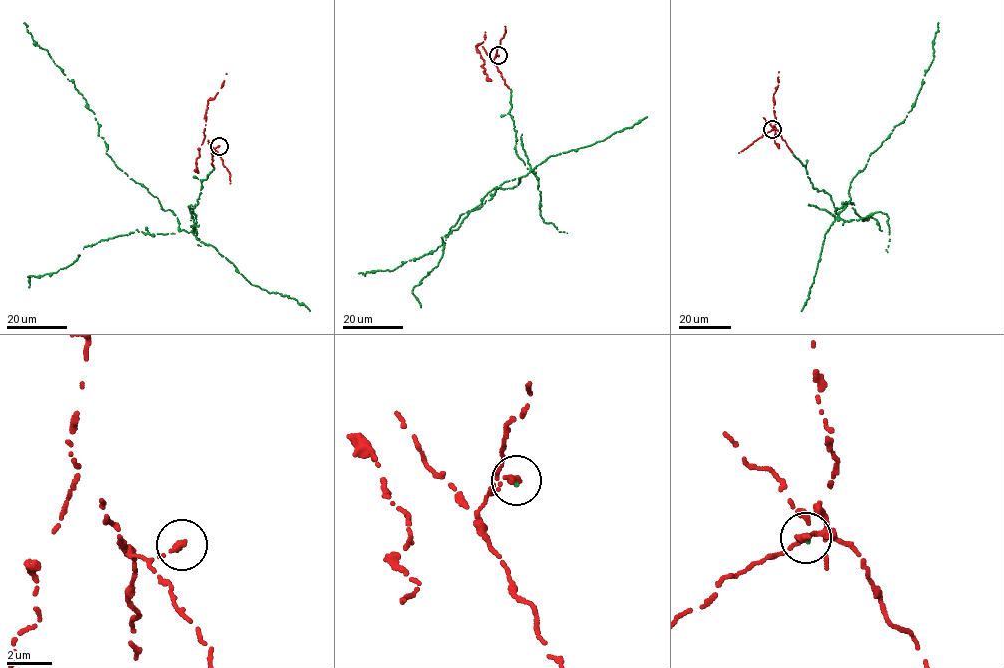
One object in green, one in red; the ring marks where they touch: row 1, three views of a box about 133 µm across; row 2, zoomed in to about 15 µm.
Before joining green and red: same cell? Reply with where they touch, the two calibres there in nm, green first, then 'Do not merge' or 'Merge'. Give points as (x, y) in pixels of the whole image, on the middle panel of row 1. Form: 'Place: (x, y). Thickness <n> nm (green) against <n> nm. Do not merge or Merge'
Place: (498, 55). Thickness 130 nm (green) against 300 nm. Merge

